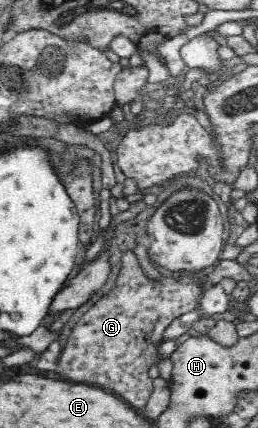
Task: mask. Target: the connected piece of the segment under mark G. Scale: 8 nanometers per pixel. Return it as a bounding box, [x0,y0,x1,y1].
[59,249,201,409]

